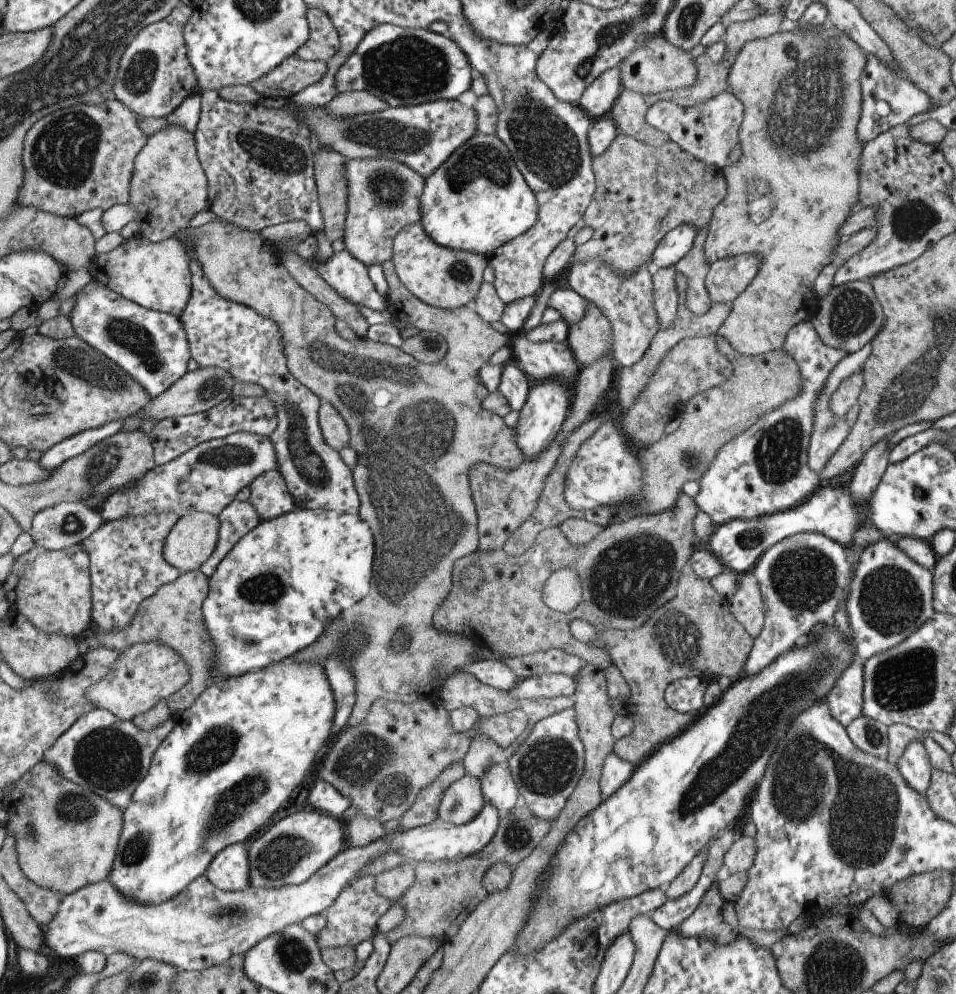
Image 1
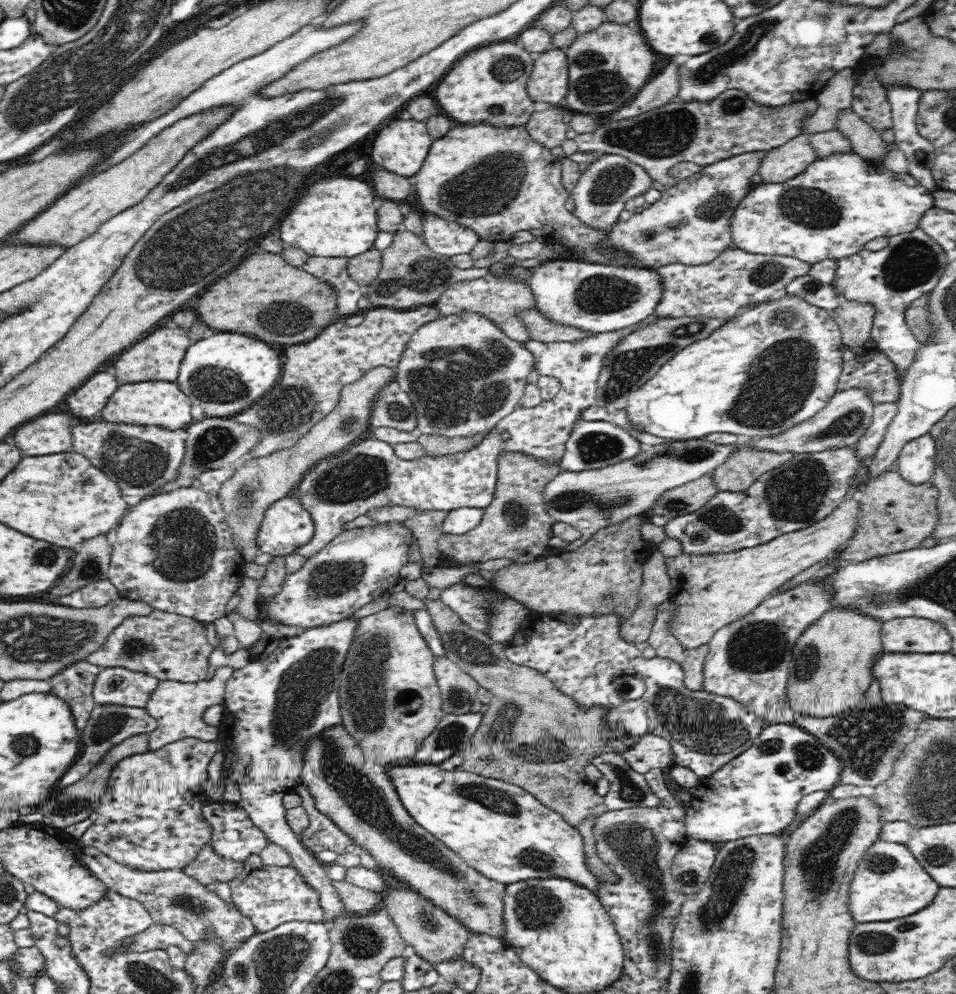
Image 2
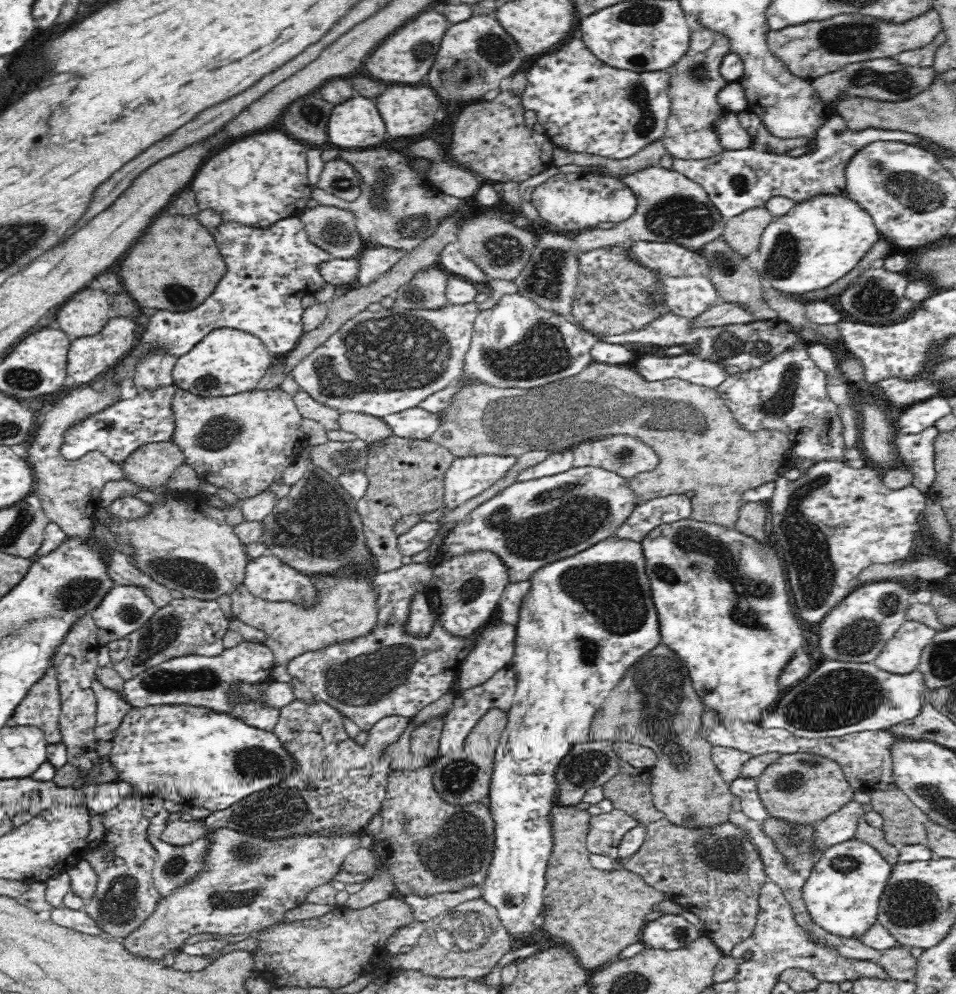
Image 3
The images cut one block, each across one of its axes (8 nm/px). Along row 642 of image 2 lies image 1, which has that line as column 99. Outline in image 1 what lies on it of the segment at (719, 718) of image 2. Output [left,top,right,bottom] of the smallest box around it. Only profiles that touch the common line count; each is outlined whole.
[81,512,180,634]

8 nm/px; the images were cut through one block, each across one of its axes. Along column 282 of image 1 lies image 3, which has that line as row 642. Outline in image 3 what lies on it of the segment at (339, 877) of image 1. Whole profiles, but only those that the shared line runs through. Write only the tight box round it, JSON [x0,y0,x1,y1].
[874,621,937,674]

